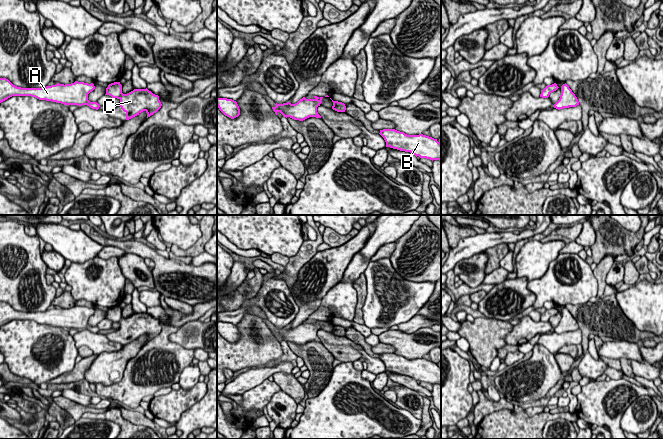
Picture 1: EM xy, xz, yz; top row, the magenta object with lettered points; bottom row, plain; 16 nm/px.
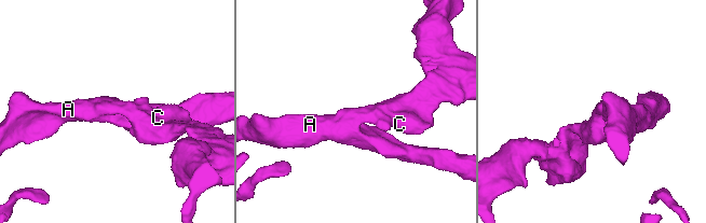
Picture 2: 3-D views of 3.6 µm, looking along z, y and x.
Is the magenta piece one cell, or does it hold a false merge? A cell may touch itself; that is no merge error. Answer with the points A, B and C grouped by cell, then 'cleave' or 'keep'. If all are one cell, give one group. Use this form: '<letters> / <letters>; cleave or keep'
A B C; keep

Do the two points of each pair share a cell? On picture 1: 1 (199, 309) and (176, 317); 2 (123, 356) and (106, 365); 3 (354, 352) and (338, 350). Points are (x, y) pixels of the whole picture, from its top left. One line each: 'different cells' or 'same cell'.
1: same cell
2: same cell
3: same cell

